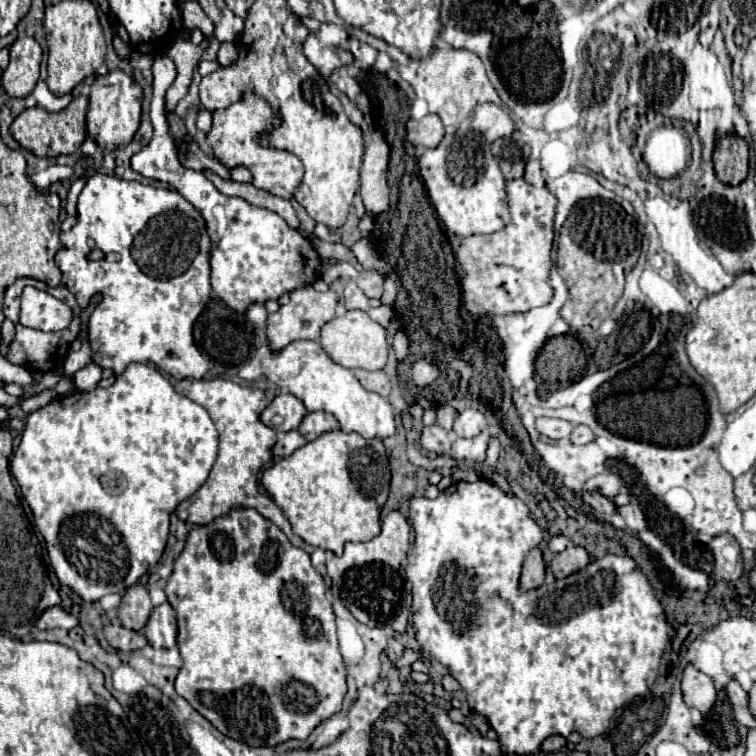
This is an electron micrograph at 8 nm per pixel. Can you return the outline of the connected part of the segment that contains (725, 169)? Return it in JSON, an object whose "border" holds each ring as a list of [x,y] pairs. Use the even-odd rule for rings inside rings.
{"border":[[[734,133],[720,137],[714,149],[714,169],[724,183],[742,183],[748,173],[748,143]]]}

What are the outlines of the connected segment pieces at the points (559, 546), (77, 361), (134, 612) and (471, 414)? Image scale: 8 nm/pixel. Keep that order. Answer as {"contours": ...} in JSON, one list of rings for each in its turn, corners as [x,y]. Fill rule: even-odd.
{"contours":[[[[560,533],[560,535],[554,535],[554,537],[550,539],[550,551],[552,551],[552,553],[556,553],[556,551],[560,553],[560,551],[564,551],[570,543],[572,543],[572,539],[566,537],[566,535],[562,535],[562,533]]],[[[82,341],[82,347],[77,351],[70,351],[64,361],[64,369],[68,371],[68,375],[76,373],[78,369],[86,367],[92,362],[92,352],[88,341]]],[[[142,583],[128,587],[126,593],[122,595],[122,603],[118,607],[118,617],[120,617],[122,625],[126,629],[140,631],[146,625],[150,611],[152,611],[152,603],[150,603],[146,587]]],[[[466,409],[462,411],[456,421],[452,431],[456,433],[456,437],[476,437],[482,429],[486,429],[486,419],[480,411],[476,409]]]]}

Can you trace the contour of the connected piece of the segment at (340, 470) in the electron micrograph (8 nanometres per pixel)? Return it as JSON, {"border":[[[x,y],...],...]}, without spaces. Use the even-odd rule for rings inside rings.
{"border":[[[340,429],[328,431],[318,439],[306,443],[290,457],[276,461],[262,473],[262,485],[274,497],[276,505],[288,517],[292,531],[314,547],[328,549],[342,555],[346,541],[370,541],[380,531],[380,509],[386,503],[390,487],[390,467],[384,445],[380,439],[362,439],[356,433],[344,433]]]}

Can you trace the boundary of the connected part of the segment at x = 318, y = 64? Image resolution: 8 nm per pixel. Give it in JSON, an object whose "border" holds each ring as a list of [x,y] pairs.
{"border":[[[310,31],[310,35],[306,37],[304,41],[304,47],[302,47],[306,59],[324,75],[328,77],[336,67],[342,67],[342,65],[350,65],[352,63],[352,55],[348,51],[342,51],[342,49],[334,49],[334,47],[322,47],[316,33]]]}

